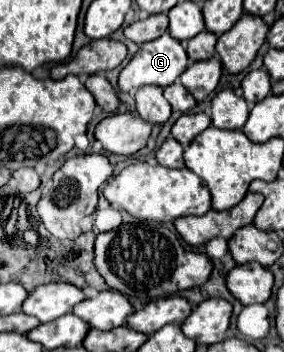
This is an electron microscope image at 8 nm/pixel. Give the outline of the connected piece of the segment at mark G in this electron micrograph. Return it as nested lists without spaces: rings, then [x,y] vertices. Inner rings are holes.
[[[168,32],[162,34],[160,38],[152,40],[152,42],[144,42],[140,46],[140,50],[136,52],[136,56],[122,68],[120,72],[120,78],[118,78],[118,88],[122,92],[134,92],[142,86],[160,86],[160,88],[166,88],[170,84],[174,84],[180,74],[184,72],[184,68],[188,66],[188,56],[186,56],[186,50],[182,46],[180,40],[172,38]]]

